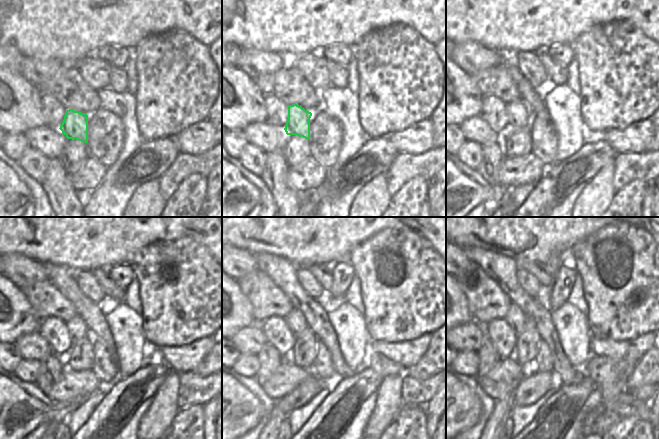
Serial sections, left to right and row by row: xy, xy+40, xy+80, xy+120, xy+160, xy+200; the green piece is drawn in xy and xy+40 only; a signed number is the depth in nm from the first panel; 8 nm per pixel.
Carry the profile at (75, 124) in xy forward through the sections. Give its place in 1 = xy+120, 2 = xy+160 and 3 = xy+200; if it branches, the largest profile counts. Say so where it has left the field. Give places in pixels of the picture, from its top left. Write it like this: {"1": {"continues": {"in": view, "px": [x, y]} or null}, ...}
{"1": {"continues": {"in": "xy+120", "px": [77, 329]}}, "2": {"continues": {"in": "xy+160", "px": [295, 321]}}, "3": {"continues": {"in": "xy+200", "px": [515, 317]}}}

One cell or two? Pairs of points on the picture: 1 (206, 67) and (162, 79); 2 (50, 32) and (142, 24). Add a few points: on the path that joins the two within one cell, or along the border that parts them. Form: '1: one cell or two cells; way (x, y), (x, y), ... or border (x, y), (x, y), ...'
1: one cell; way (195, 75), (189, 78), (173, 79)
2: one cell; way (73, 24), (119, 24)

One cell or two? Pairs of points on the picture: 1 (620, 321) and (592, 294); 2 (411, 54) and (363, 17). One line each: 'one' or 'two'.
1: one
2: two

